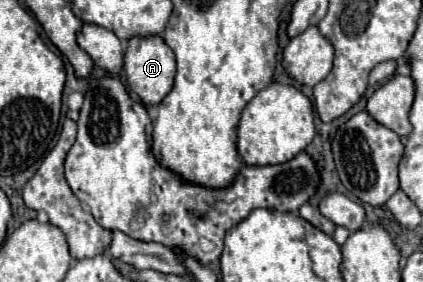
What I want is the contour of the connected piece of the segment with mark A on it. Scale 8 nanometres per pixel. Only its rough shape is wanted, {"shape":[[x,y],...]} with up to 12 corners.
{"shape":[[162,36],[130,38],[124,72],[156,106],[174,86],[174,52]]}

